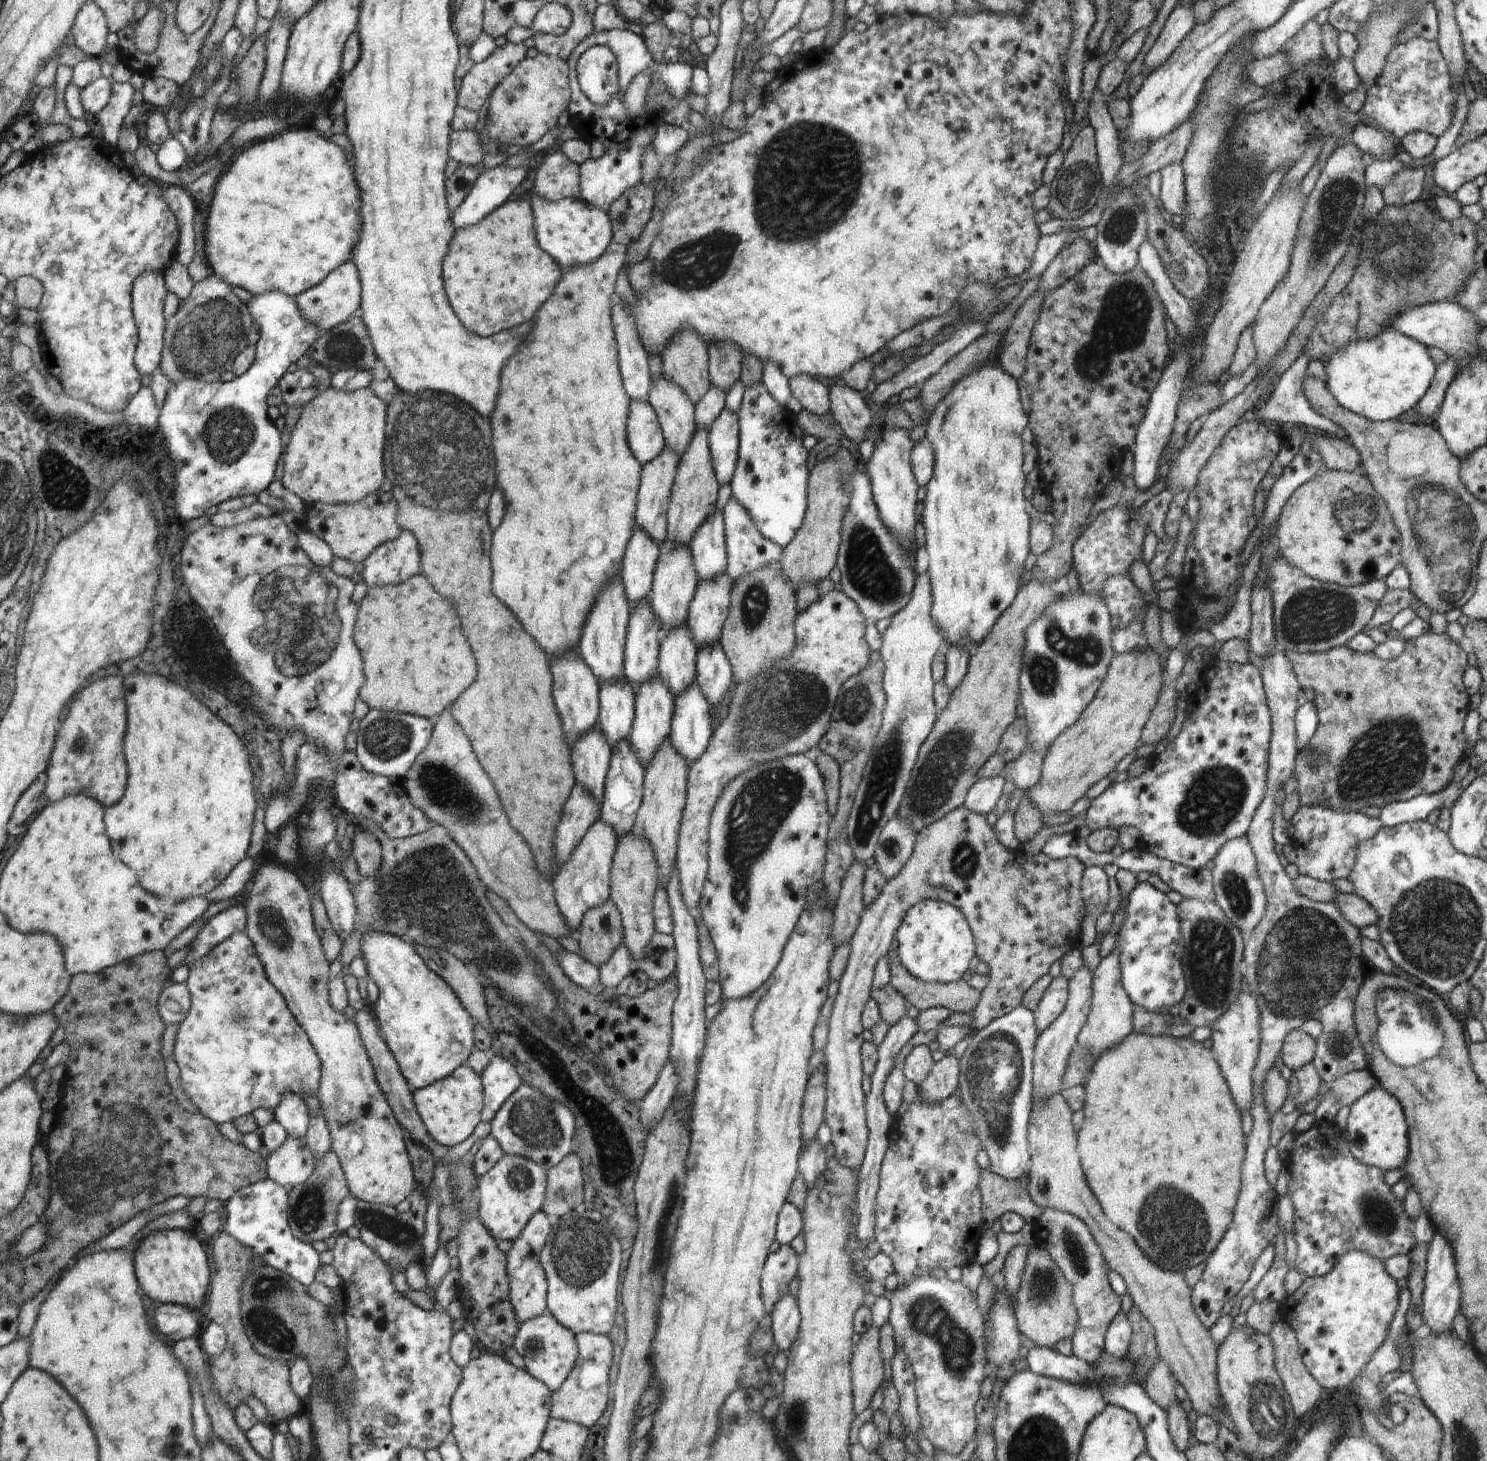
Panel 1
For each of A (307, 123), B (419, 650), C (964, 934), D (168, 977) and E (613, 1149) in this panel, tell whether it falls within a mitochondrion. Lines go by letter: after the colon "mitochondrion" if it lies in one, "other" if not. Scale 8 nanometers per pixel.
A: other
B: other
C: other
D: other
E: mitochondrion

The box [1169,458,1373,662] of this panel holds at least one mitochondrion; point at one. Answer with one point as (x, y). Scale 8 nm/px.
(1313, 615)

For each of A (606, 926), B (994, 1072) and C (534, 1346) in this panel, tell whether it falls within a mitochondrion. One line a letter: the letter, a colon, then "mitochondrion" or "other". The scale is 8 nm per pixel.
A: mitochondrion
B: mitochondrion
C: mitochondrion

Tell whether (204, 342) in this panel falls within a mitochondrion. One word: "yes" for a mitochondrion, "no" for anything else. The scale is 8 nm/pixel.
yes

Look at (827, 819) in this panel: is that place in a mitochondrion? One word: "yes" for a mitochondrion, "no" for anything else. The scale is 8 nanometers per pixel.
no

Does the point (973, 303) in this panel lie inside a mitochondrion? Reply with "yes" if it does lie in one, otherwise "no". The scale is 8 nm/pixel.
yes

